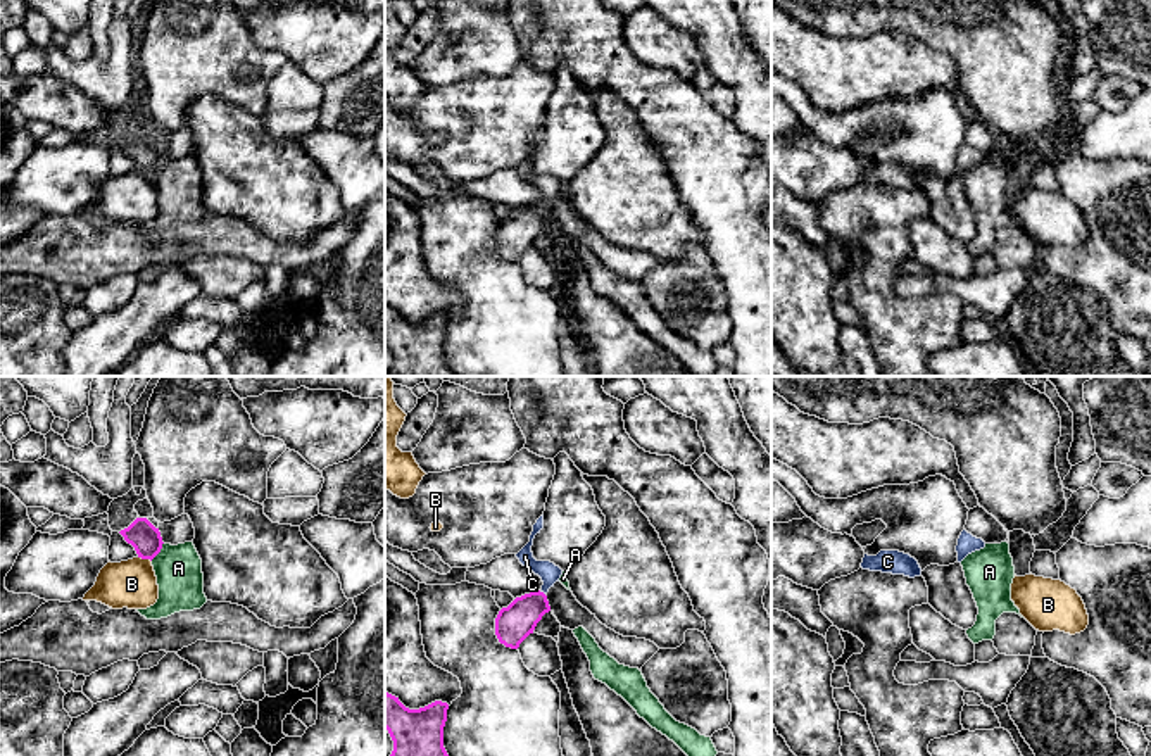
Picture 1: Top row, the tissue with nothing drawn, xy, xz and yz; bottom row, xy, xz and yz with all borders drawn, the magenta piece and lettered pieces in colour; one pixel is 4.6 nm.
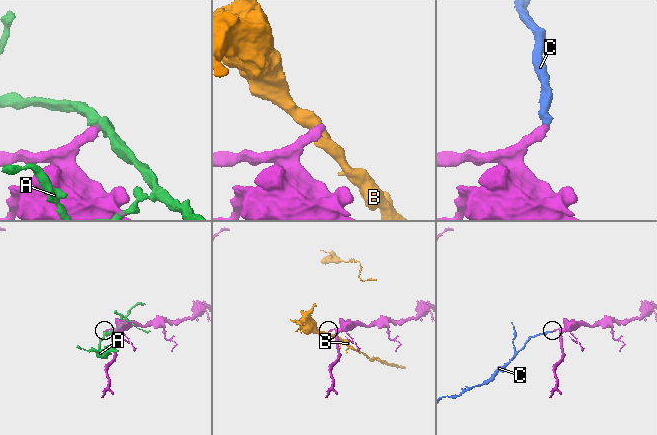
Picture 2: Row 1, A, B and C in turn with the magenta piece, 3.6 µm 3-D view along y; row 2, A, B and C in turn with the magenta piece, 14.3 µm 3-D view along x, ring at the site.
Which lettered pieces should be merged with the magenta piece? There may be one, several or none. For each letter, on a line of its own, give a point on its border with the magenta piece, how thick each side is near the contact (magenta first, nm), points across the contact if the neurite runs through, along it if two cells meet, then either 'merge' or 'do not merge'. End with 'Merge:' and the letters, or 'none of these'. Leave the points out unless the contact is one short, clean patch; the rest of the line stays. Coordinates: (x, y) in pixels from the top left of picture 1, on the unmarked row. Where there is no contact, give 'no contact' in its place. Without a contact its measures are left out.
A: meets magenta in xy at (159, 164); 140 nm thick on the magenta side, 220 nm on the other; do not merge
B: meets magenta in xy at (145, 171); 140 nm thick on the magenta side, 220 nm on the other; border along xy (138, 170), (150, 175); do not merge
C: meets magenta in xz at (542, 206); 170 nm thick on the magenta side, 90 nm on the other; runs through xz (513, 237), (542, 206), (549, 195), (549, 187); merge
Merge: C

